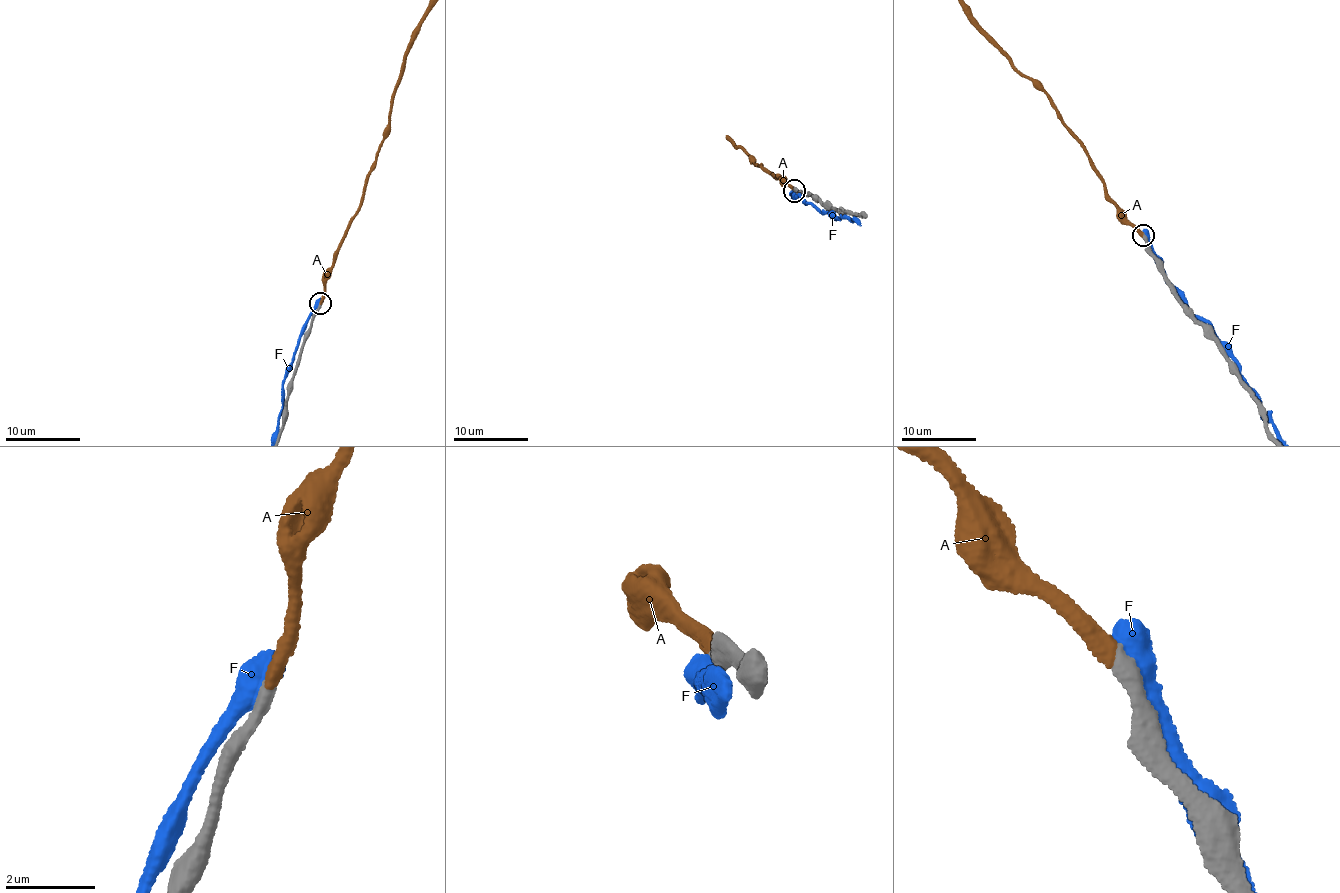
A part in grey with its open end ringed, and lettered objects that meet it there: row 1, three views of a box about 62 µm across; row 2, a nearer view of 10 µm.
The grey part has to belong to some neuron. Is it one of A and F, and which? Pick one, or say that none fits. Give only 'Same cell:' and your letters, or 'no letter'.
Same cell: A

